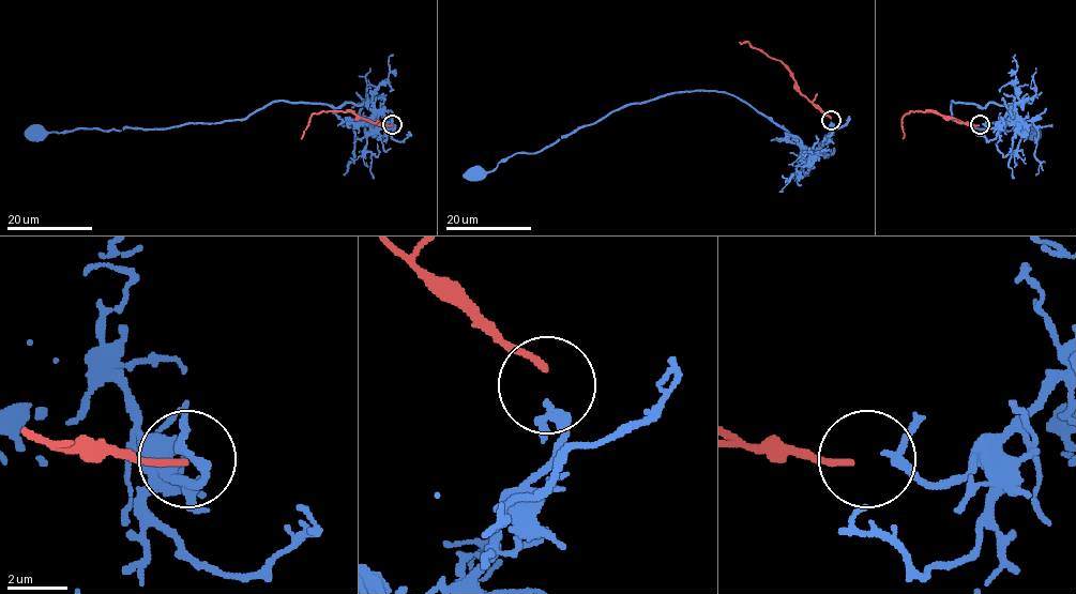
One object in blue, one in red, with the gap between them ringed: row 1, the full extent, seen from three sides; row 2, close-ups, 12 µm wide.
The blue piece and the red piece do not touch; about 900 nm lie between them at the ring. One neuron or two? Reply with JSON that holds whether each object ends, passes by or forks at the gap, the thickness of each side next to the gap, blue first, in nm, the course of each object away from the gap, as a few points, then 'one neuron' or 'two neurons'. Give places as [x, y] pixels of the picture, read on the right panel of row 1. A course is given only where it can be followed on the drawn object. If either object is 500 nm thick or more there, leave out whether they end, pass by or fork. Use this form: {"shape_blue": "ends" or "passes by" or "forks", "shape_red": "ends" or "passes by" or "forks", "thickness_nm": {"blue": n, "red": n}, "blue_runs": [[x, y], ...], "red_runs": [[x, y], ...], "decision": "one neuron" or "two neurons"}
{"shape_blue": "passes by", "shape_red": "ends", "thickness_nm": {"blue": 220, "red": 220}, "blue_runs": [[982, 123], [993, 127], [1023, 103], [989, 103], [980, 108], [952, 102], [957, 122], [1033, 133]], "red_runs": [[978, 124], [964, 123], [934, 112], [911, 111], [902, 119], [903, 138]], "decision": "two neurons"}

